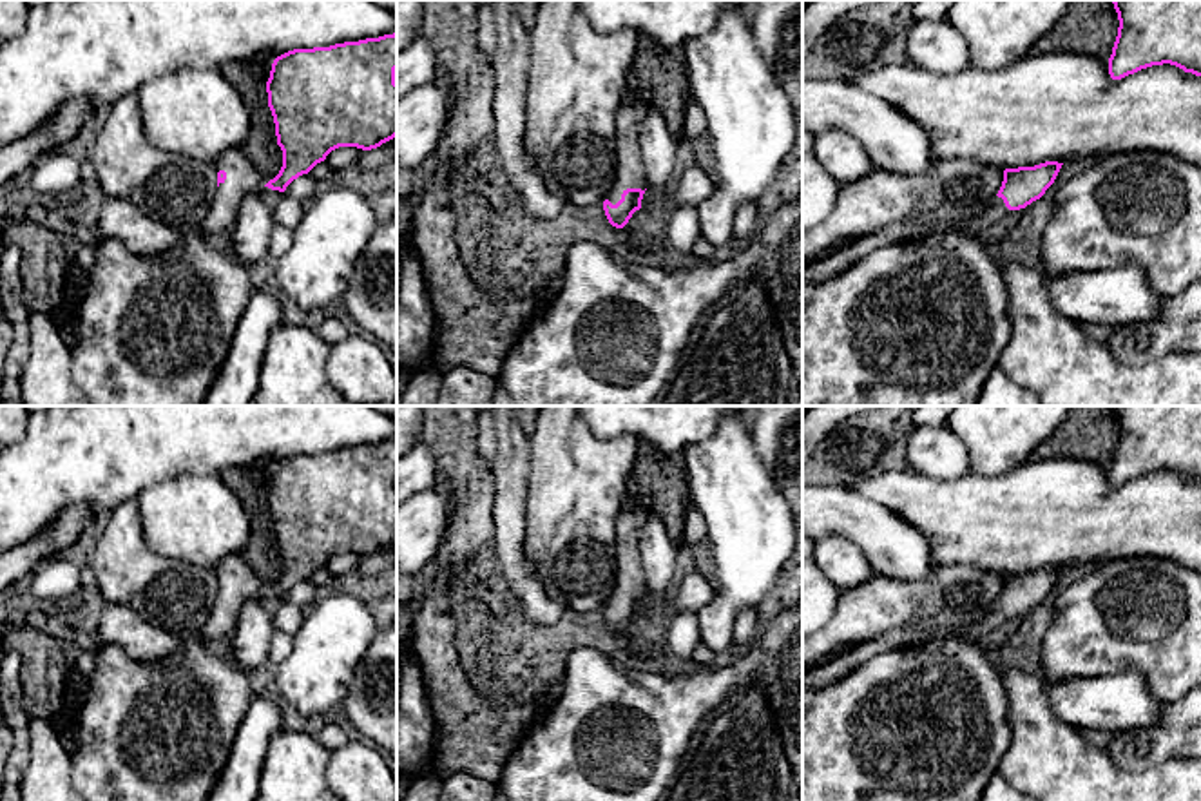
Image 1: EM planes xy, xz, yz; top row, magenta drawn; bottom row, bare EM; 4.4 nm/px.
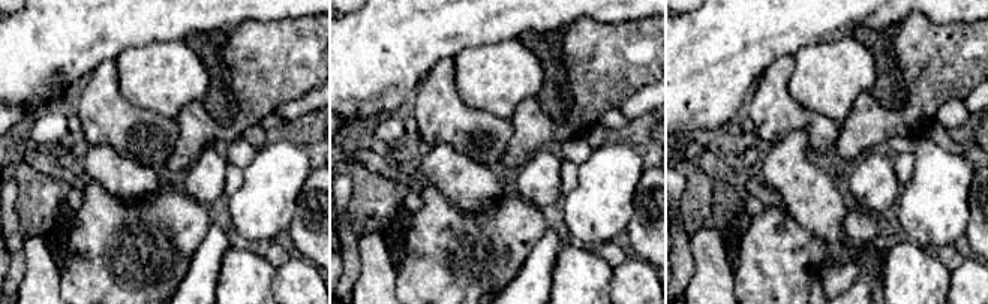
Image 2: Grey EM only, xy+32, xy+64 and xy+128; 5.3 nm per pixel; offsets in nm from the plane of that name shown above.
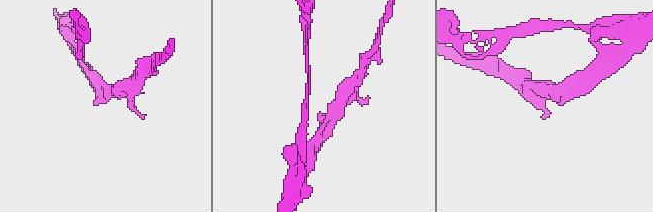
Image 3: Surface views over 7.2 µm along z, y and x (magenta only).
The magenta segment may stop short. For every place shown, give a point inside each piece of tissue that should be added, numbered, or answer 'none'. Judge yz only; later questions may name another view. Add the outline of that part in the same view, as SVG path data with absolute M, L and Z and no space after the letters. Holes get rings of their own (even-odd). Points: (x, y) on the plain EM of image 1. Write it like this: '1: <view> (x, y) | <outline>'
1: yz (912, 635) | M994 602L978 623L966 627L960 632L953 632L931 620L922 623L906 623L806 671L802 674L802 690L822 689L841 681L855 669L868 663L873 656L888 651L911 649L942 640L980 642L1009 618L1011 616L1005 613L1004 605Z

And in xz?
1: xz (629, 573) | M629 497L616 516L616 584L607 603L612 611L627 594L647 594L639 533L650 509Z

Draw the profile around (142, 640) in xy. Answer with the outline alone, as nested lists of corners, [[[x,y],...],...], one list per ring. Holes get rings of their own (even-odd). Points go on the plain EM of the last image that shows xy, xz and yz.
[[[107,603],[94,636],[120,645],[136,661],[158,661],[179,651],[183,636],[143,618],[136,609]]]

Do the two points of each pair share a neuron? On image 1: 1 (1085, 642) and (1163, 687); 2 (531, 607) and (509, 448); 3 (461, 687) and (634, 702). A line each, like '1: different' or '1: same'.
1: same
2: same
3: different

